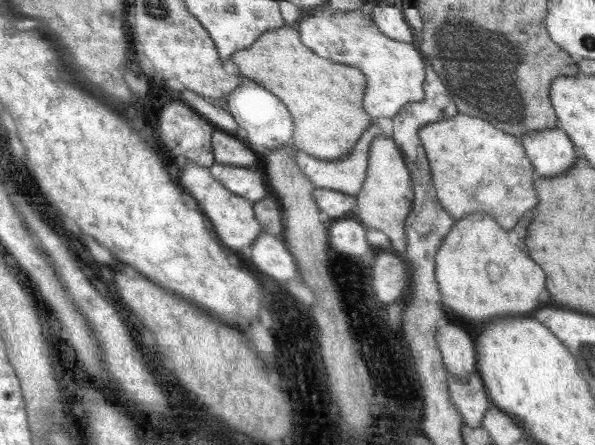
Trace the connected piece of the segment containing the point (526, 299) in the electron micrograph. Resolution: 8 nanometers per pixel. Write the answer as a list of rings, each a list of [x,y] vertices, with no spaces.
[[[488,213],[469,214],[469,216],[456,220],[453,228],[450,229],[448,236],[446,236],[436,254],[436,277],[441,287],[442,298],[445,301],[446,308],[450,310],[452,314],[456,314],[458,318],[464,318],[466,322],[472,322],[472,324],[488,324],[492,322],[494,318],[498,318],[498,316],[528,316],[528,314],[532,314],[536,308],[552,304],[553,302],[553,298],[550,298],[550,294],[548,294],[548,290],[546,290],[546,284],[544,284],[544,282],[546,282],[546,276],[544,276],[542,268],[540,268],[532,258],[528,258],[528,254],[524,254],[522,250],[518,250],[518,246],[514,246],[514,244],[510,242],[508,230]]]

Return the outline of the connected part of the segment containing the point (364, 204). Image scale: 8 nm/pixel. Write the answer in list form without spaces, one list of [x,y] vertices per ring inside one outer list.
[[[375,136],[369,146],[367,177],[362,190],[356,196],[356,210],[351,217],[388,236],[398,254],[406,248],[404,221],[412,208],[414,191],[410,171],[406,167],[400,149],[392,142],[391,136]]]

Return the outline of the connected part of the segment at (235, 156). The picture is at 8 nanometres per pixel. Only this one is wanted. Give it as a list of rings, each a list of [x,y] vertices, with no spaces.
[[[215,129],[211,136],[215,162],[224,162],[230,166],[252,166],[258,156],[248,148],[241,136],[230,136],[230,133]]]

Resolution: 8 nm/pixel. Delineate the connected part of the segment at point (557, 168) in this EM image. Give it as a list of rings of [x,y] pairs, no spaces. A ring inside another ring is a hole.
[[[560,127],[528,132],[520,138],[533,161],[538,177],[557,177],[574,168],[577,151],[572,139]]]

